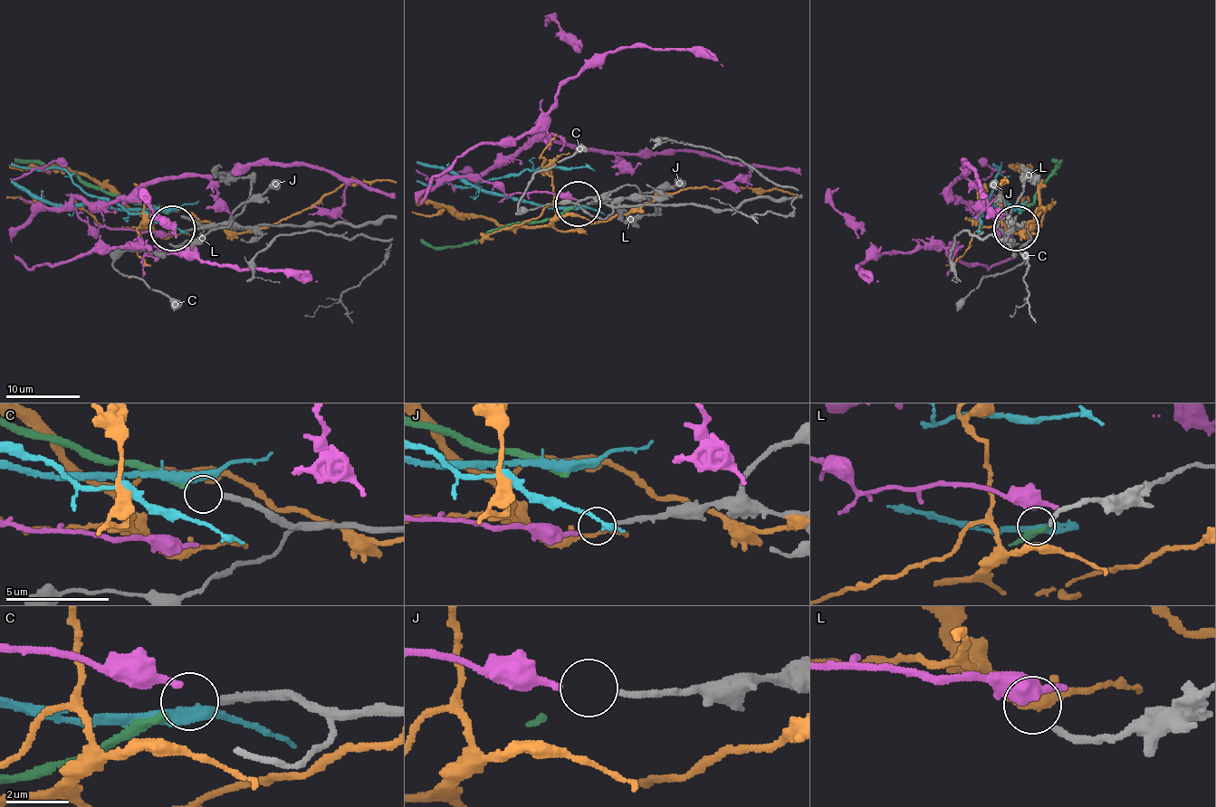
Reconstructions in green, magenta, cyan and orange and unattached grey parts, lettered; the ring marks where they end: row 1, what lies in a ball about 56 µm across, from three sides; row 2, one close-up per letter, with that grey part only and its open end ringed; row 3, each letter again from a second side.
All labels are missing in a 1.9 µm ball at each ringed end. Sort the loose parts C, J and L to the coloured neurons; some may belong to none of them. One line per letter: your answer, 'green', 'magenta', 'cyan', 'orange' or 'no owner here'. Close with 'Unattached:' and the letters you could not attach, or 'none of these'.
C: green
J: magenta
L: orange
Unattached: none of these

